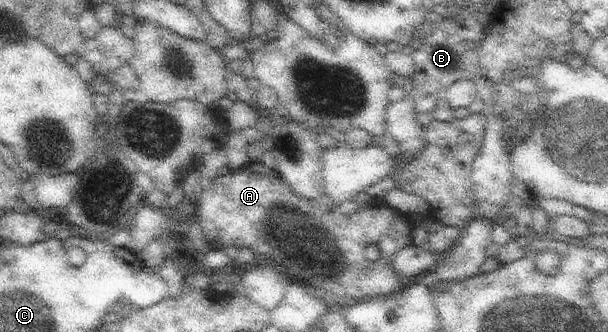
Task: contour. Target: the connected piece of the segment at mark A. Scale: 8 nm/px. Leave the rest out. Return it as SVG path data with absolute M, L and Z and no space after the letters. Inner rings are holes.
M260 161L252 163L248 162L246 165L241 166L241 168L233 169L225 175L217 176L213 181L211 188L202 191L198 198L196 220L196 229L200 230L200 232L204 234L205 239L213 246L214 249L227 248L227 246L236 246L238 249L248 247L254 250L256 258L259 254L263 254L263 256L271 256L271 258L275 258L277 262L283 262L283 264L285 264L285 270L283 271L285 274L290 276L290 279L292 280L291 284L295 282L303 282L303 280L305 280L305 282L309 282L309 274L311 274L311 287L315 287L315 289L319 288L318 292L323 293L325 296L329 296L329 294L327 294L327 290L329 290L329 292L333 292L333 294L331 294L331 300L335 301L342 300L345 296L351 296L351 298L374 299L378 296L389 296L391 293L395 293L397 290L400 290L402 284L399 282L398 276L392 269L392 258L400 248L403 248L406 244L412 242L414 233L412 231L414 223L410 217L404 216L399 211L393 210L383 198L371 197L370 201L367 204L360 206L358 211L354 214L344 215L339 211L339 207L331 200L331 198L325 194L313 200L307 200L299 195L296 195L281 175ZM371 244L375 244L380 252L380 258L376 261L368 260L365 257L365 250L367 250L367 246L371 246Z

